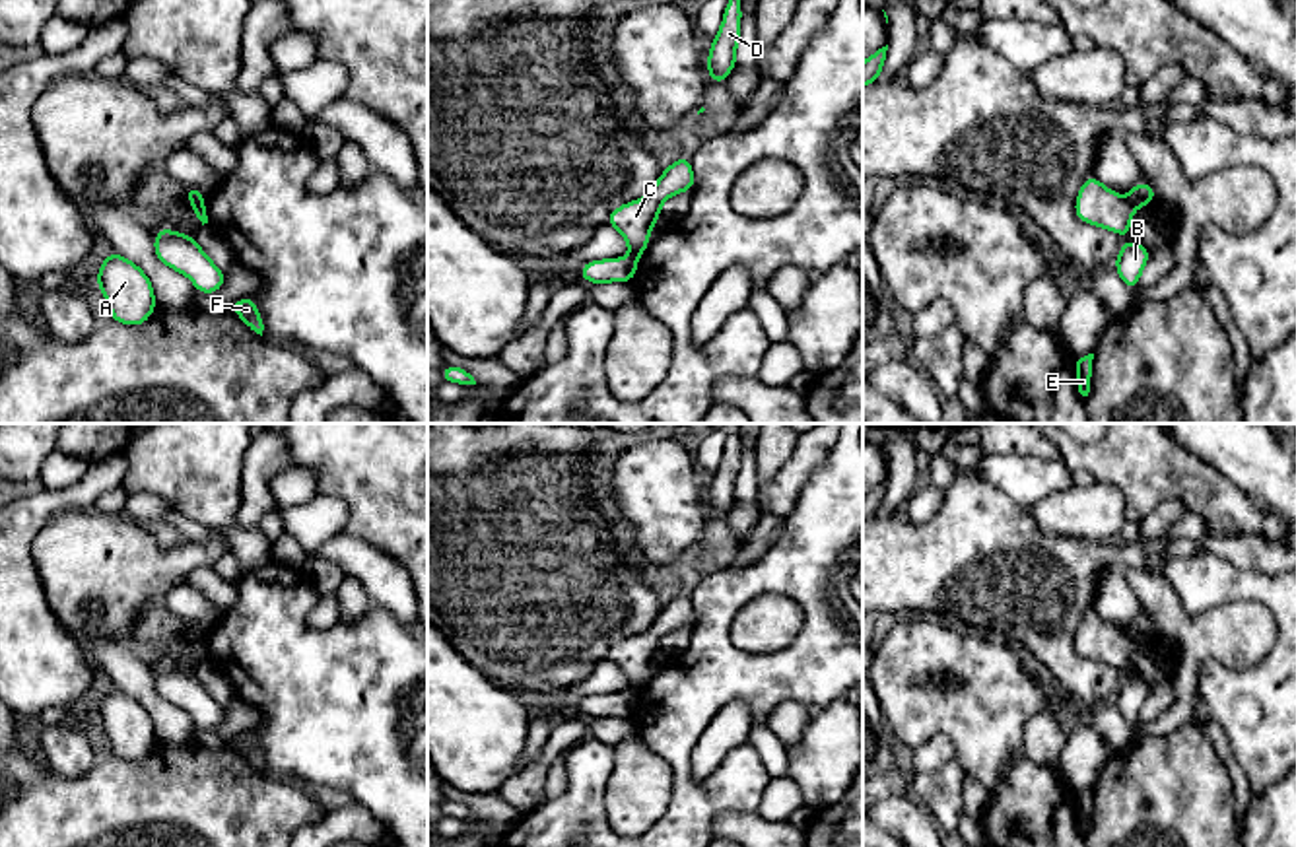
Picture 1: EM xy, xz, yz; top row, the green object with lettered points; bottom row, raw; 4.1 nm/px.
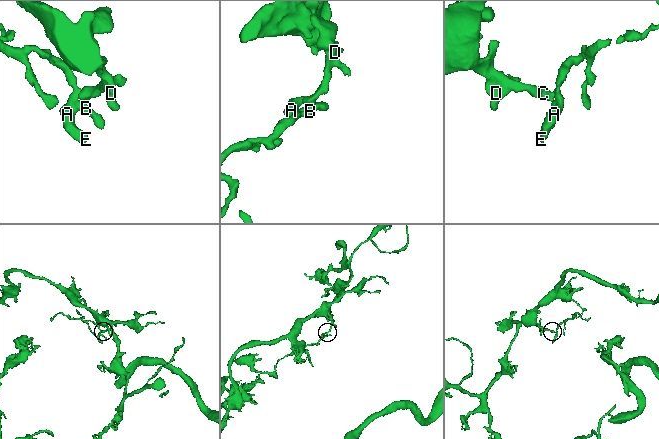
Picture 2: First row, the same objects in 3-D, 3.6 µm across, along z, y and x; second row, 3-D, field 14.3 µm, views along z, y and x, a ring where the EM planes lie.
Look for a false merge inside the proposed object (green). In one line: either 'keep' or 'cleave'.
cleave

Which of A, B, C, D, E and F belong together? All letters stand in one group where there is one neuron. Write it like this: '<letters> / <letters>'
A B E F / C D

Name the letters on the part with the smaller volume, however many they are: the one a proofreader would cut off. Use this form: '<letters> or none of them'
A, B, E, F

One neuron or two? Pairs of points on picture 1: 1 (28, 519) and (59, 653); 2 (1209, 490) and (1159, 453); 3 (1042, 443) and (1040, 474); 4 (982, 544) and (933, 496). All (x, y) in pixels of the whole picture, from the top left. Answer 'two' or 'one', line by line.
1: one
2: one
3: two
4: two

